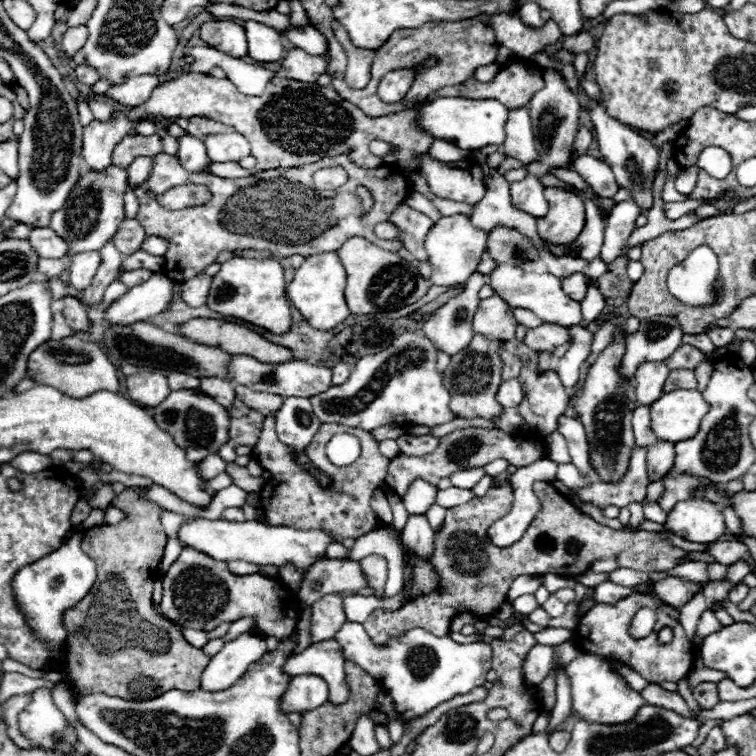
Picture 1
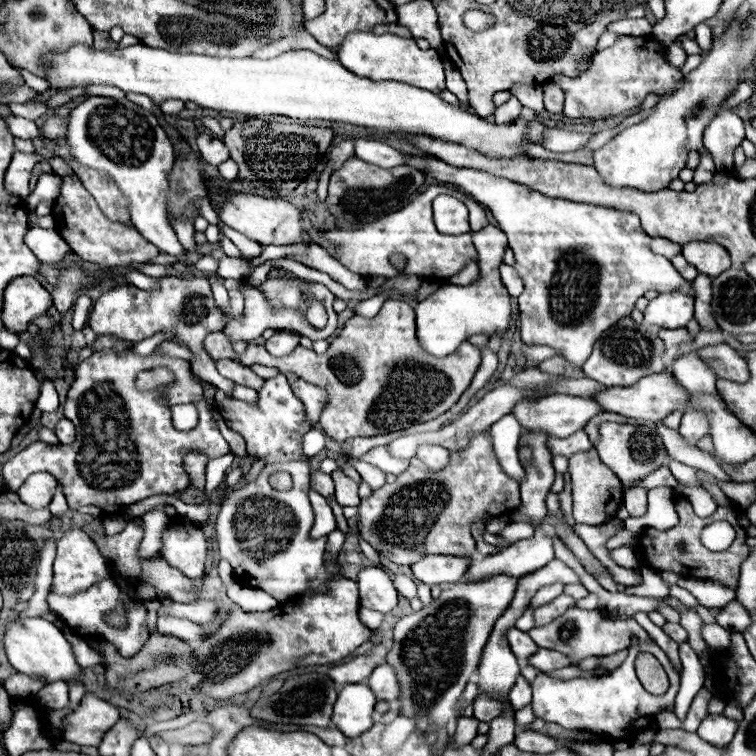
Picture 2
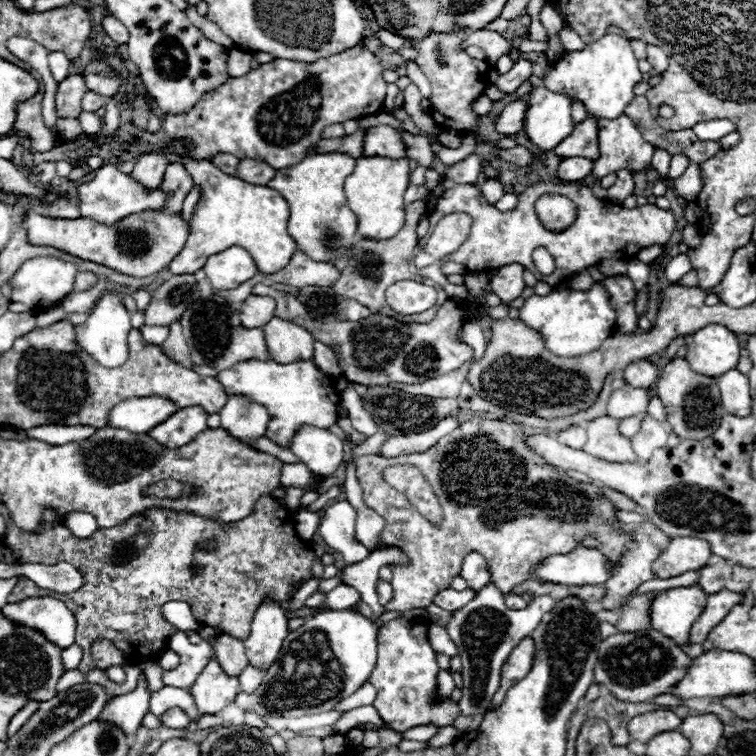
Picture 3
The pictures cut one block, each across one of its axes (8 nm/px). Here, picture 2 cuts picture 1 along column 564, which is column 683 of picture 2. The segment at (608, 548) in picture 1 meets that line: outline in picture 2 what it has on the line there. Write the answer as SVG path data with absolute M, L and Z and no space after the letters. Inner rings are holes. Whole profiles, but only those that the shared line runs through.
M678 498L676 500L676 512L680 516L680 524L678 526L666 530L666 532L660 532L660 530L654 530L654 528L646 528L644 530L644 534L640 538L640 550L644 554L644 562L650 568L654 568L654 570L670 570L670 572L684 574L684 576L698 578L698 580L716 580L716 582L722 582L722 584L726 584L730 588L736 588L738 586L738 576L740 576L740 564L752 552L752 548L746 546L746 538L748 538L746 530L736 520L736 510L728 508L728 506L718 506L718 510L712 516L698 518L694 514L690 502L684 500L684 498ZM718 520L726 520L726 522L730 522L736 528L736 540L726 552L710 552L700 542L700 532L708 524L718 522Z

